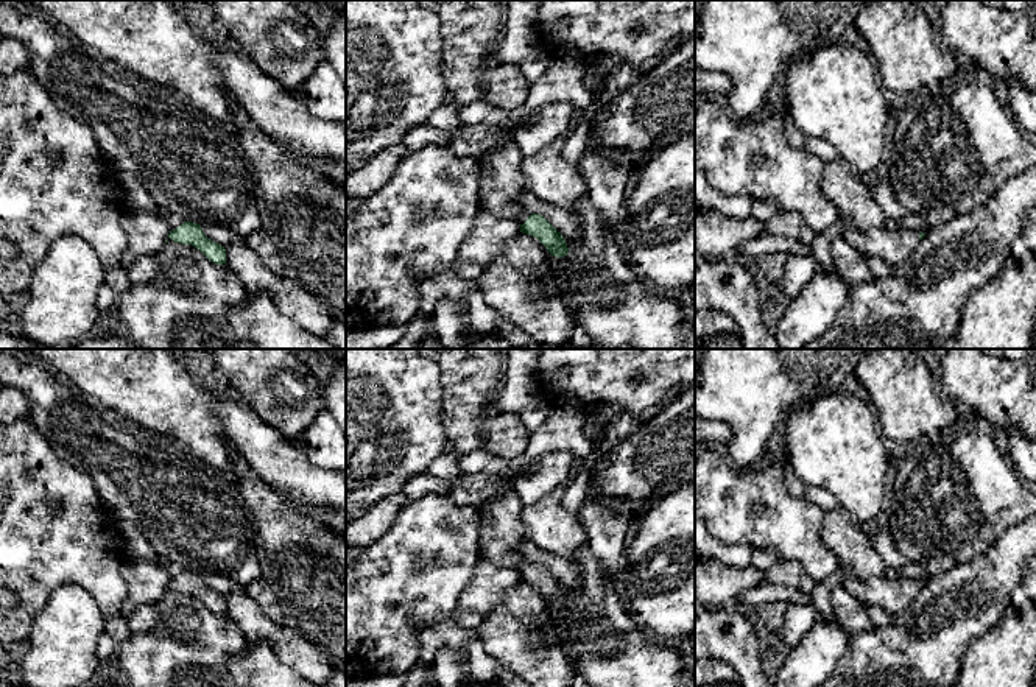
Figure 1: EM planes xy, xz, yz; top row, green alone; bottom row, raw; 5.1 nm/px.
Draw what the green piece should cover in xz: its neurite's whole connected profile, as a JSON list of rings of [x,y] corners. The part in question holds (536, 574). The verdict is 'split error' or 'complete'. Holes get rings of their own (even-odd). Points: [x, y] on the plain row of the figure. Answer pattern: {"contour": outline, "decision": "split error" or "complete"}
{"contour": [[[502,491],[477,508],[481,556],[499,567],[517,570],[520,581],[536,586],[551,604],[564,606],[569,601],[564,586],[520,551],[520,545],[528,542],[520,517],[523,506],[516,491]]], "decision": "split error"}

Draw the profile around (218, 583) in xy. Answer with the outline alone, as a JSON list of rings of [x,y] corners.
[[[199,573],[199,575],[207,587],[210,587],[212,590],[224,597],[229,594],[245,592],[245,587],[238,586],[232,580],[226,578],[224,575],[220,575],[220,573]]]

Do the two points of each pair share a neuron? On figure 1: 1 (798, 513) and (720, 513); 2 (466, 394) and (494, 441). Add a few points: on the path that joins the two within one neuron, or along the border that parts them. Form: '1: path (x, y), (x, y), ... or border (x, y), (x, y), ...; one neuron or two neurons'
1: path (779, 519), (747, 519), (739, 513); one neuron
2: path (468, 405), (468, 415), (483, 430); one neuron

